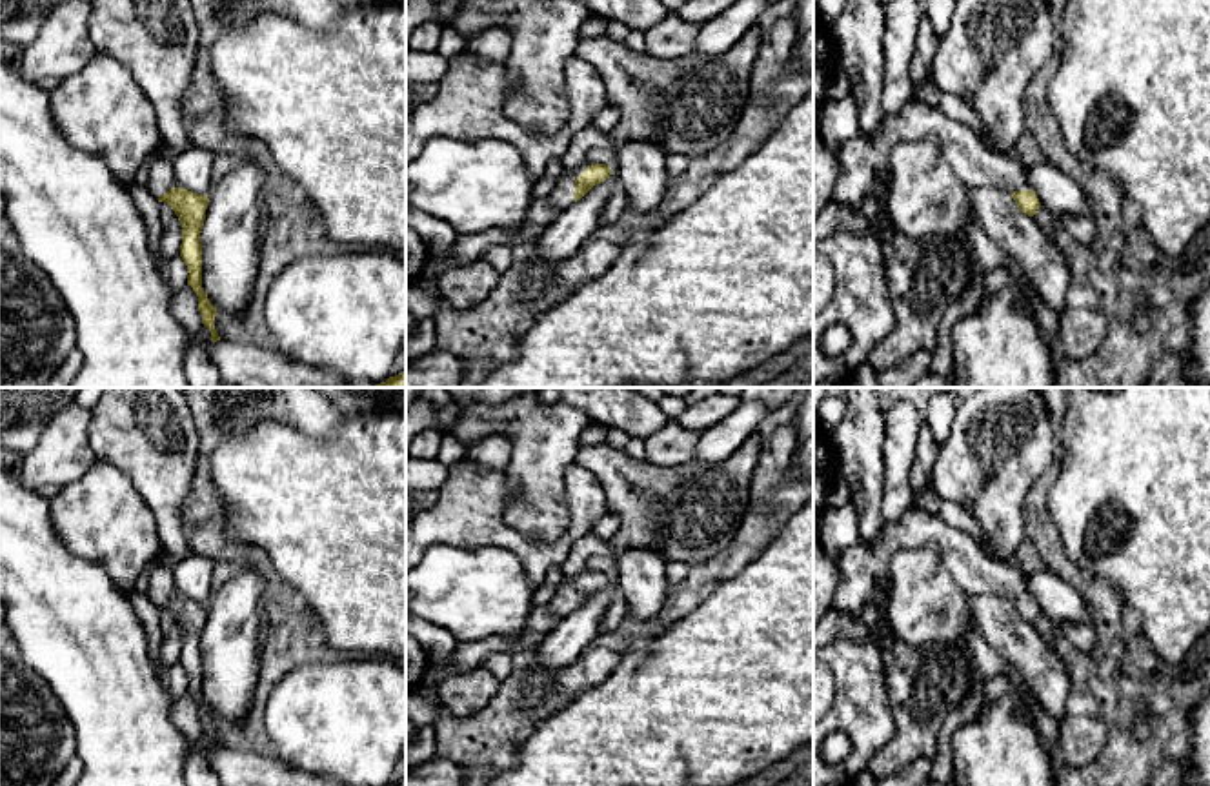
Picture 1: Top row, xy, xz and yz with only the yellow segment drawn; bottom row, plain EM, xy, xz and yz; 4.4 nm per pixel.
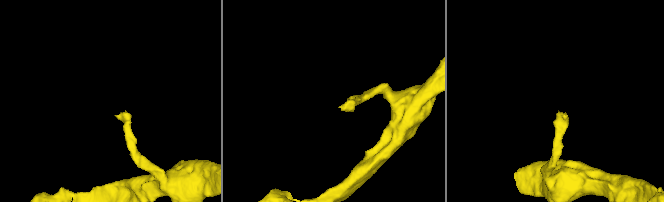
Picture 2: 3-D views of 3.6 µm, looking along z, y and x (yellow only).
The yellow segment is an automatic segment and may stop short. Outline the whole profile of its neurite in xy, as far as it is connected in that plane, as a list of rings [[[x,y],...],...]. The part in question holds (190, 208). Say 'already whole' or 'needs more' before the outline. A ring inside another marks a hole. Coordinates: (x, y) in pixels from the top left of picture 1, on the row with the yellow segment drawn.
needs more | [[[169,156],[160,158],[151,166],[147,189],[158,202],[167,202],[182,224],[180,257],[187,266],[187,286],[191,286],[198,297],[198,311],[202,324],[211,331],[211,342],[217,342],[220,340],[215,329],[217,307],[209,302],[202,287],[200,233],[209,198],[207,195],[198,195],[178,186]]]

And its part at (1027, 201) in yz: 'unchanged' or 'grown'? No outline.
grown

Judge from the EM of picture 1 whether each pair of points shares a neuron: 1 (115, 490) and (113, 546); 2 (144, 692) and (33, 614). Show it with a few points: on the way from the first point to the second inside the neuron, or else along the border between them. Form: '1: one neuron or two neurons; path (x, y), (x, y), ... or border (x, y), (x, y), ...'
1: one neuron; path (113, 504), (113, 532)
2: one neuron; path (117, 677), (60, 621)

